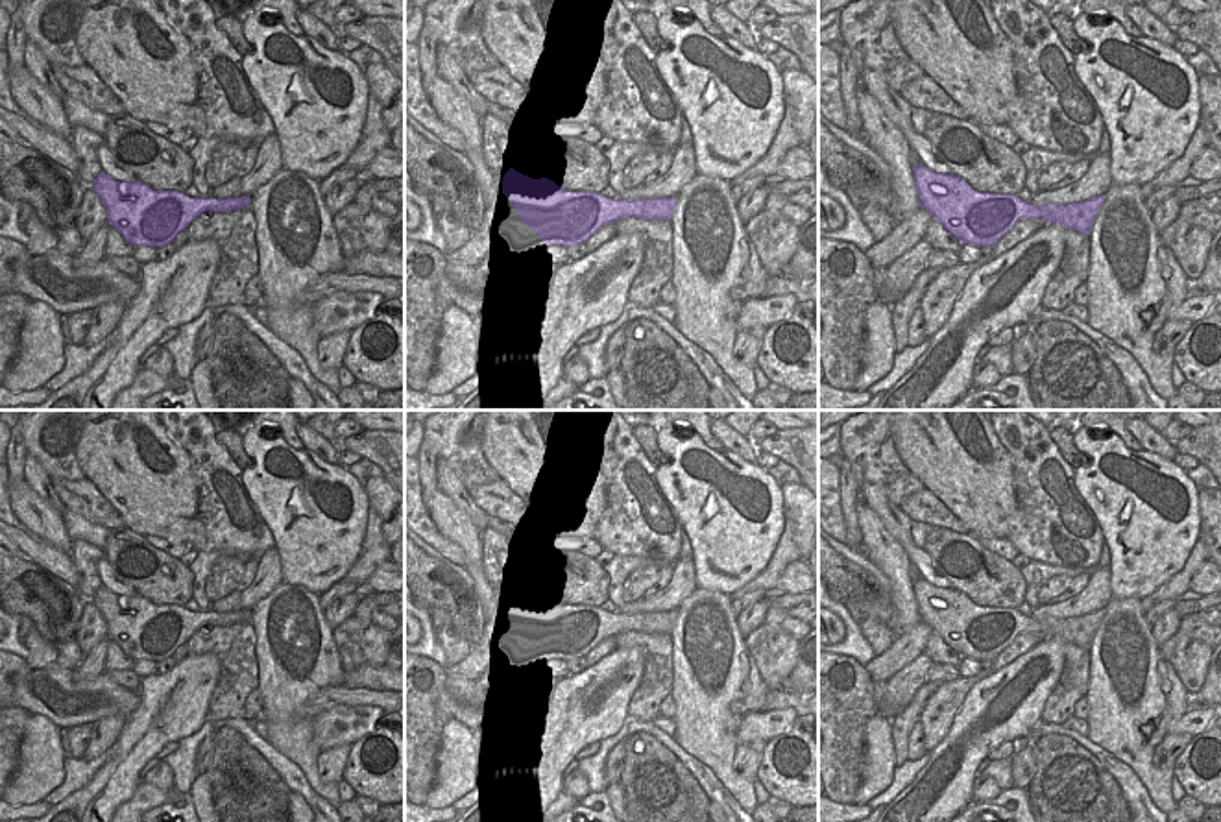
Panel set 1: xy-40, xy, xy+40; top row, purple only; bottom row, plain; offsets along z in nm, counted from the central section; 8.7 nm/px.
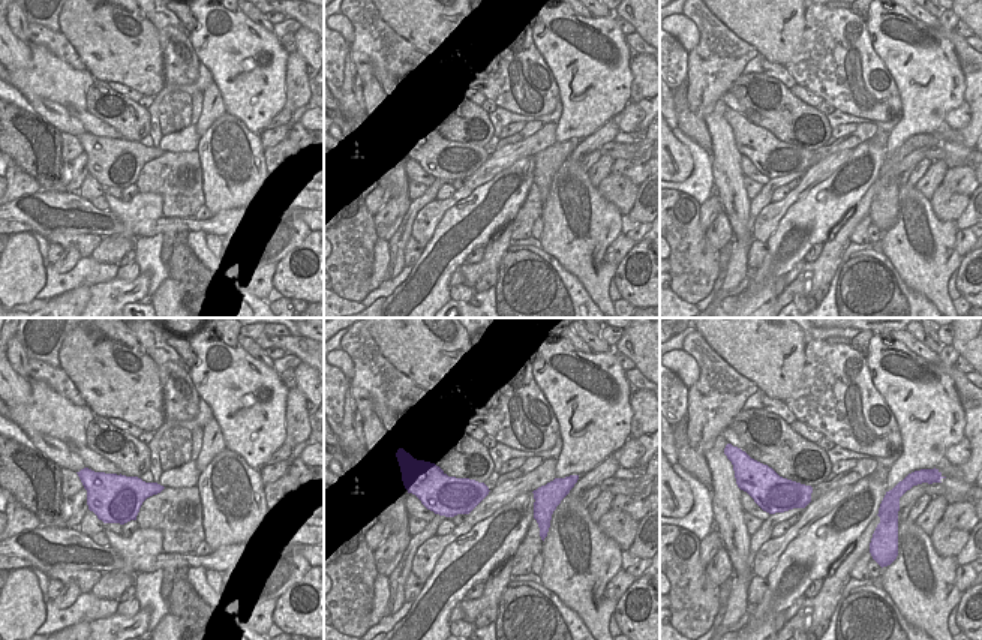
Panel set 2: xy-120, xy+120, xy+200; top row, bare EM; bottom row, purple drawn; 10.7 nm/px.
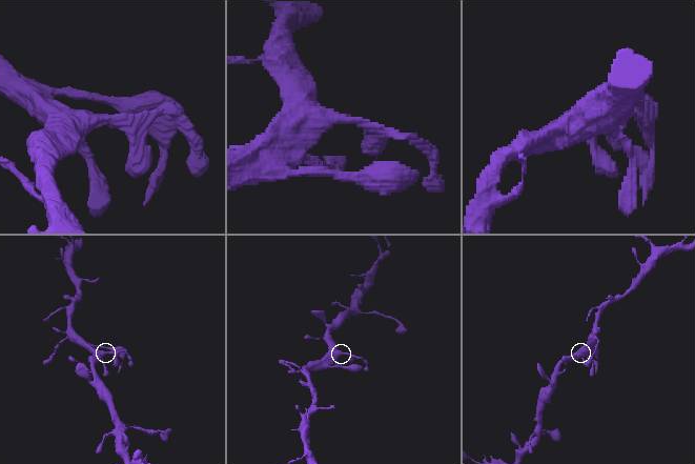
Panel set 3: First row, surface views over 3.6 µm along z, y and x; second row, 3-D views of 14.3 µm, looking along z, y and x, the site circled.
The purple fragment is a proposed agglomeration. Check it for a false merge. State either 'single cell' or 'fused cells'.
single cell

